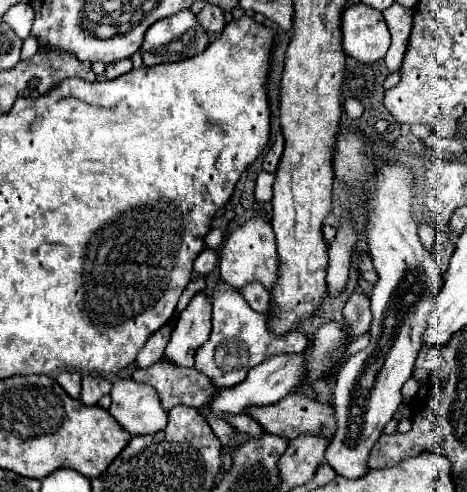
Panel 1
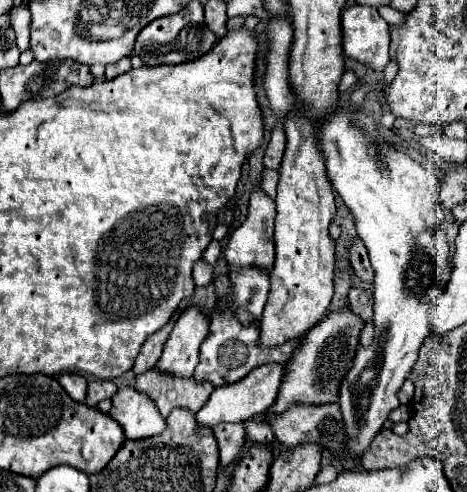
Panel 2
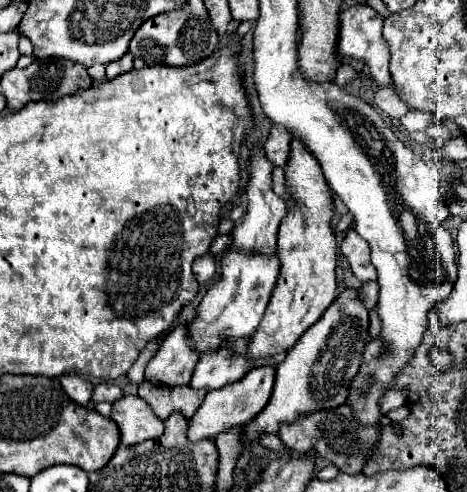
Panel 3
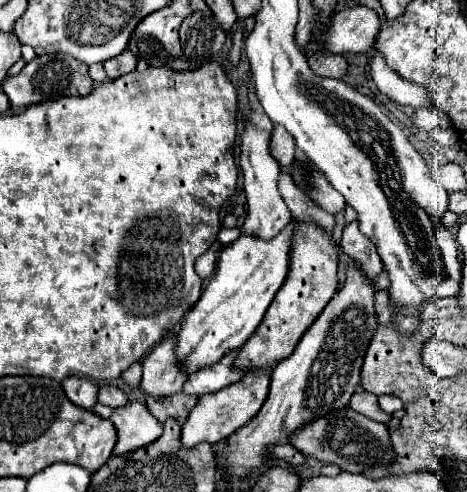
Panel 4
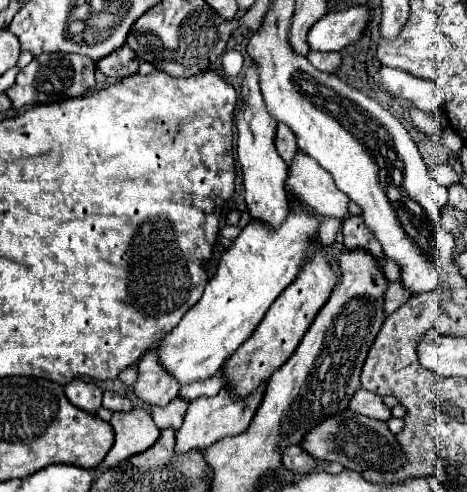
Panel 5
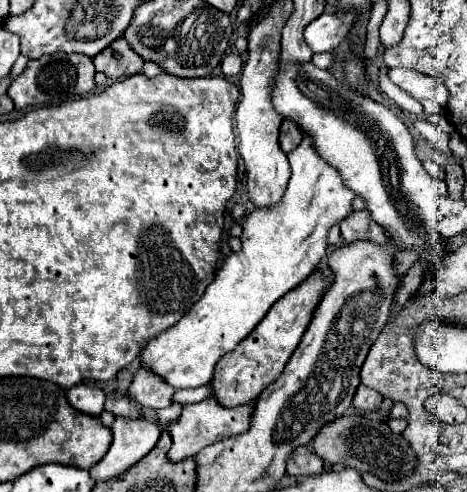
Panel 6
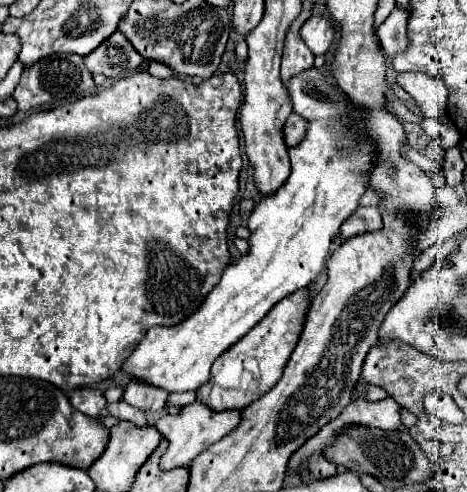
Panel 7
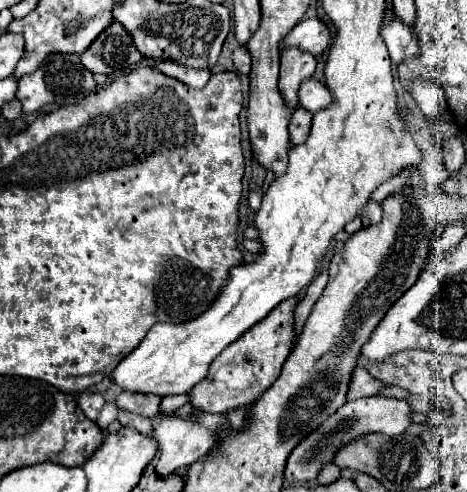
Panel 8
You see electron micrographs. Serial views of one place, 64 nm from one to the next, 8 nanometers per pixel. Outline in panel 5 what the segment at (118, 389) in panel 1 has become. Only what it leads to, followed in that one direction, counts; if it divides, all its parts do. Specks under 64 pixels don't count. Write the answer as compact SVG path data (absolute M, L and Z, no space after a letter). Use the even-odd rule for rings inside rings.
M134 408L130 412L116 412L110 424L114 428L114 446L110 448L102 464L92 470L94 476L100 476L106 468L114 468L130 456L148 450L160 436L160 428L156 428L152 416L142 408Z

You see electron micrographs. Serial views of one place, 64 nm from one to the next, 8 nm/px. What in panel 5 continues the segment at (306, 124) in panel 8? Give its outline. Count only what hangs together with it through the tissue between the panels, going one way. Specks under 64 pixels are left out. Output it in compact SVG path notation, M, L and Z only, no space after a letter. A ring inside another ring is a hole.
M278 124L276 150L278 150L278 154L286 160L286 164L290 164L290 162L292 162L292 158L294 158L294 154L298 152L296 136L294 136L294 132L292 132L286 124Z

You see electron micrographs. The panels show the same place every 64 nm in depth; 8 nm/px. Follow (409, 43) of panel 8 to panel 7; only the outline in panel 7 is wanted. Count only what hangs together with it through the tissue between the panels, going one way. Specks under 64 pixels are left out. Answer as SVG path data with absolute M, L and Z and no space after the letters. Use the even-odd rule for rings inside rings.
M394 8L392 14L386 18L386 22L378 28L378 38L380 38L388 58L392 58L392 56L404 52L404 48L408 48L406 24L408 24L408 12L402 8Z

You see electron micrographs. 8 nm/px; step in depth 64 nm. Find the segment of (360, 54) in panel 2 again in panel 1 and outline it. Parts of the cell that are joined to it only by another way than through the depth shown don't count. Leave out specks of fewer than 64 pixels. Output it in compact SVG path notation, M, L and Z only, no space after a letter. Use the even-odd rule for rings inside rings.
M364 4L348 6L342 14L342 48L364 64L382 60L390 48L390 32L382 12Z

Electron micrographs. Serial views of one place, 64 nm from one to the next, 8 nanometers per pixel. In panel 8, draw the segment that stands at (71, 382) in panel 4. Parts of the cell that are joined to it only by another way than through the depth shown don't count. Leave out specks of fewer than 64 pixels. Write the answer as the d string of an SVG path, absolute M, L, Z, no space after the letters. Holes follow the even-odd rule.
M90 392L78 394L76 402L82 408L82 412L88 416L88 420L96 420L98 414L100 414L100 410L102 410L102 406L104 406L102 394L90 394Z

